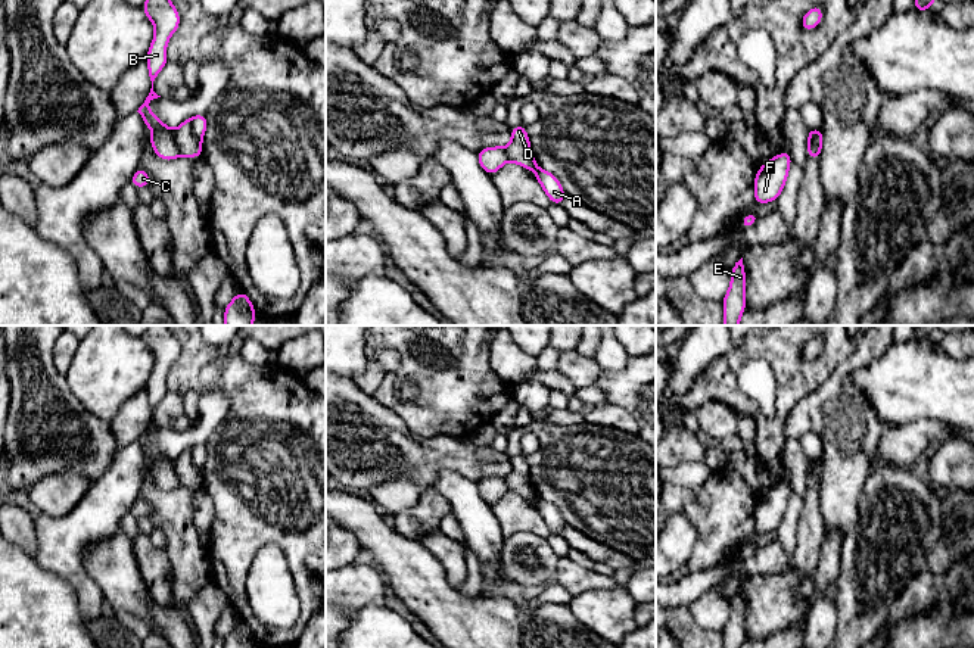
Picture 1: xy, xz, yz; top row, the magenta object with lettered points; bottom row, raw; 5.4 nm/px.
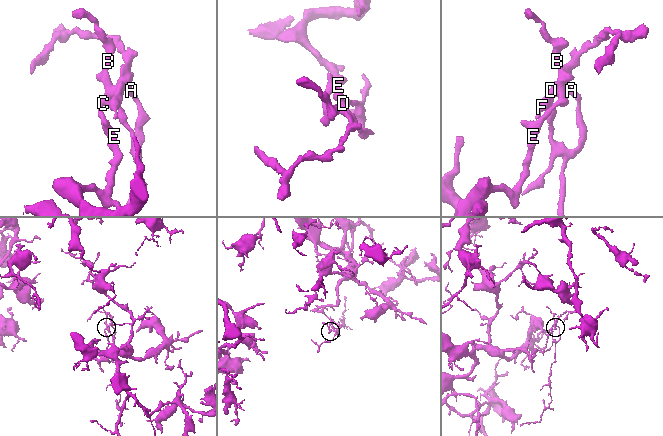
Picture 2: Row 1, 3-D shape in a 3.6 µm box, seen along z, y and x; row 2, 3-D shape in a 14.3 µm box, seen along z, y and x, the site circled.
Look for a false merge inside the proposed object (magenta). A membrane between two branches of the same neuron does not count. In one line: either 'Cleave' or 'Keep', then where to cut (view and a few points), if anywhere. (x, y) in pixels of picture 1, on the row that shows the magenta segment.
Cleave. Split along xy (173, 131), (174, 142), (181, 155)

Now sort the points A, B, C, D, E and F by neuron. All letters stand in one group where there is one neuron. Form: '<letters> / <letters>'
A D F / B C E

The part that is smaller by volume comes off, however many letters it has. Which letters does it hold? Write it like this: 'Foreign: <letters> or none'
Foreign: A, D, F

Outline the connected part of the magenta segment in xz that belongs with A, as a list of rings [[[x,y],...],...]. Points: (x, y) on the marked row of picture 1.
[[[525,125],[510,128],[511,143],[505,147],[508,161],[516,162],[528,171],[533,171],[535,178],[539,181],[551,203],[561,206],[566,191],[556,175],[536,165]]]

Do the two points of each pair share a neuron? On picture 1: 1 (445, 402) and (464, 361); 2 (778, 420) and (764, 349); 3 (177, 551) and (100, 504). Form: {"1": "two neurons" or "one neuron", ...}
{"1": "one neuron", "2": "one neuron", "3": "two neurons"}

